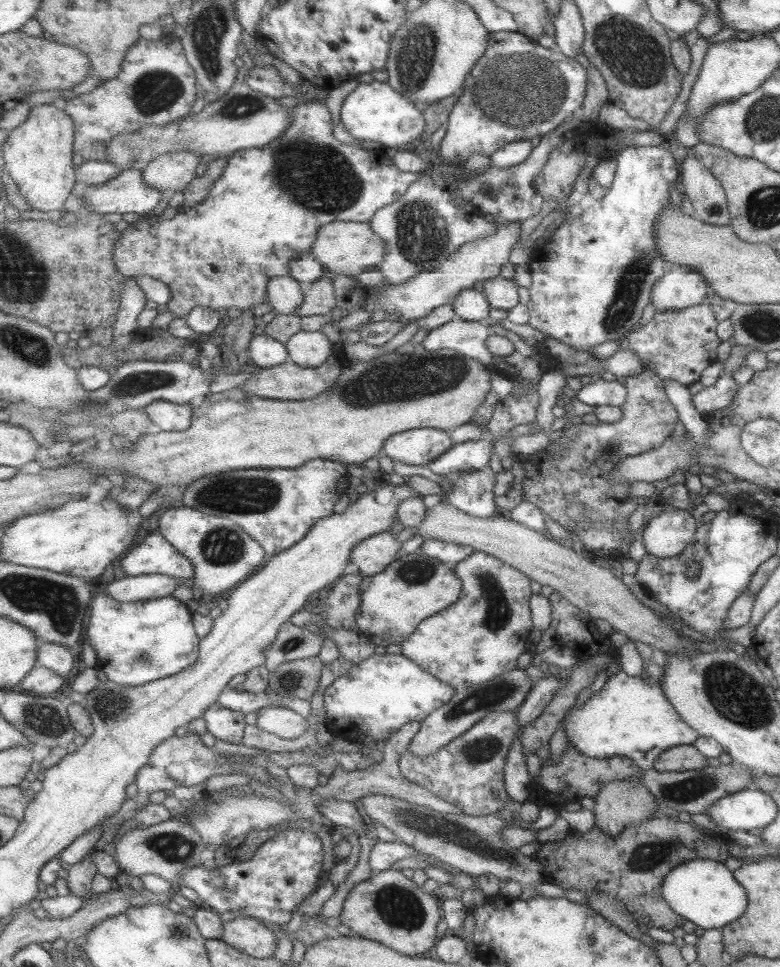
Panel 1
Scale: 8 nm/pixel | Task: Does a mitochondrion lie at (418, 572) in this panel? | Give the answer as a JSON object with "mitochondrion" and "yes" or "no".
{"mitochondrion":"yes"}

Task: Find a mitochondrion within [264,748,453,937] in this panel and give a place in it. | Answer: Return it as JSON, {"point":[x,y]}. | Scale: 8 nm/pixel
{"point":[402,908]}

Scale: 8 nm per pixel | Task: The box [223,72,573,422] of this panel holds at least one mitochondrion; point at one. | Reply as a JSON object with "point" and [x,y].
{"point":[328,183]}

